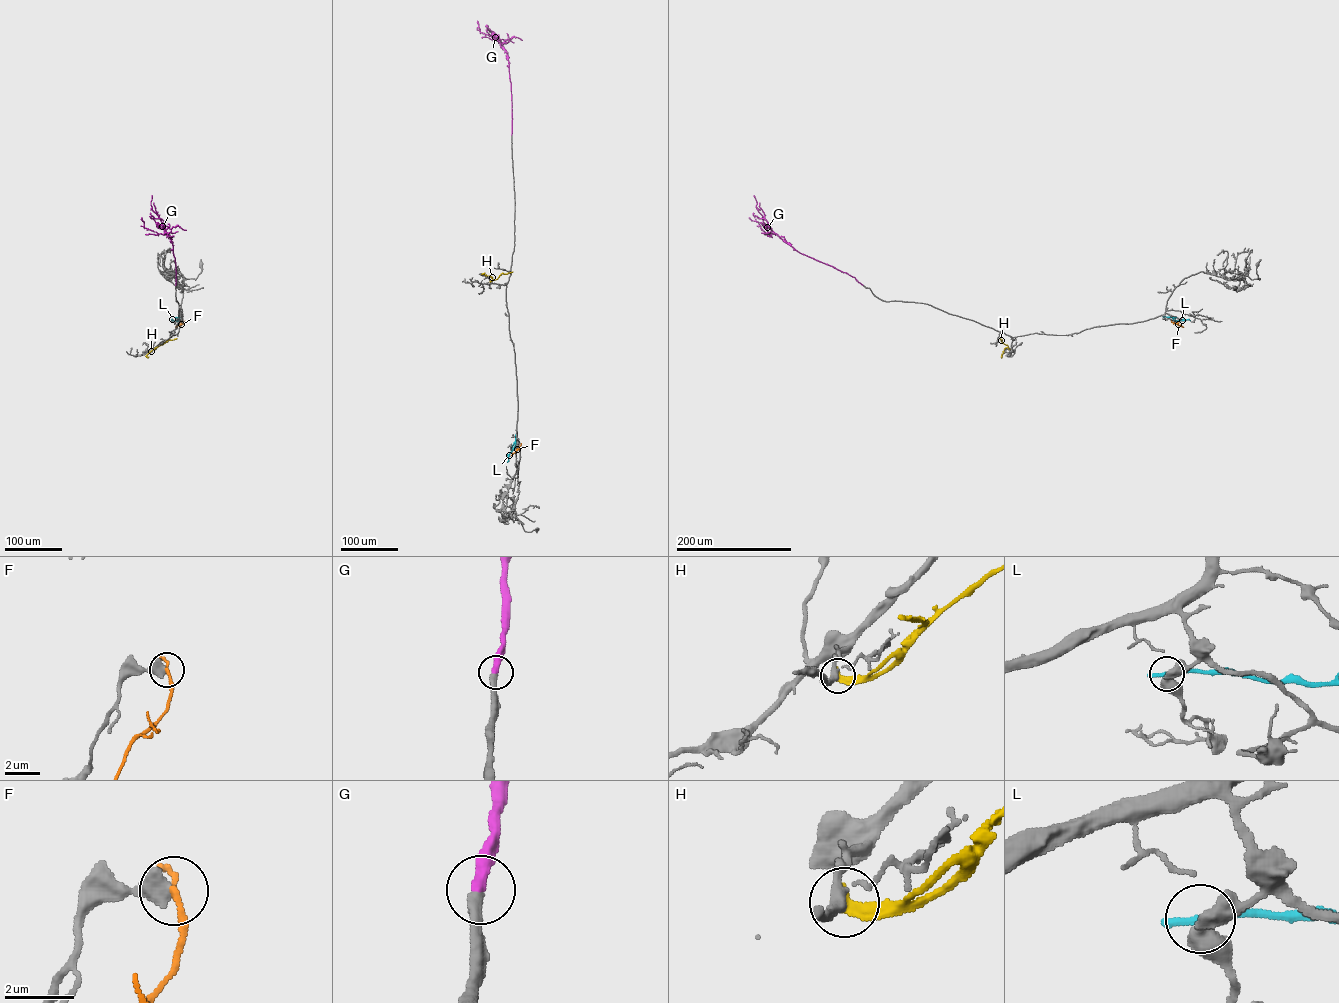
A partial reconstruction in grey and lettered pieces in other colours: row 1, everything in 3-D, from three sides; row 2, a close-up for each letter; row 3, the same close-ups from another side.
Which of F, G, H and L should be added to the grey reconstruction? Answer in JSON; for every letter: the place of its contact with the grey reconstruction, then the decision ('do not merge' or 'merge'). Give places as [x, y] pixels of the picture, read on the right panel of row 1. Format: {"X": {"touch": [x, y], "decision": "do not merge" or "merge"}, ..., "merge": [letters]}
{"F": {"touch": [1171, 322], "decision": "do not merge"}, "G": {"touch": [863, 285], "decision": "merge"}, "H": {"touch": [1009, 349], "decision": "do not merge"}, "L": {"touch": [1163, 316], "decision": "do not merge"}, "merge": ["G"]}

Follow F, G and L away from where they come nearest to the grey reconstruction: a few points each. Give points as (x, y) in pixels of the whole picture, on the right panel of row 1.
F: (1171, 322), (1183, 327)
G: (863, 285), (854, 277), (801, 253), (784, 241), (759, 212), (754, 195)
L: (1163, 316), (1190, 321)

